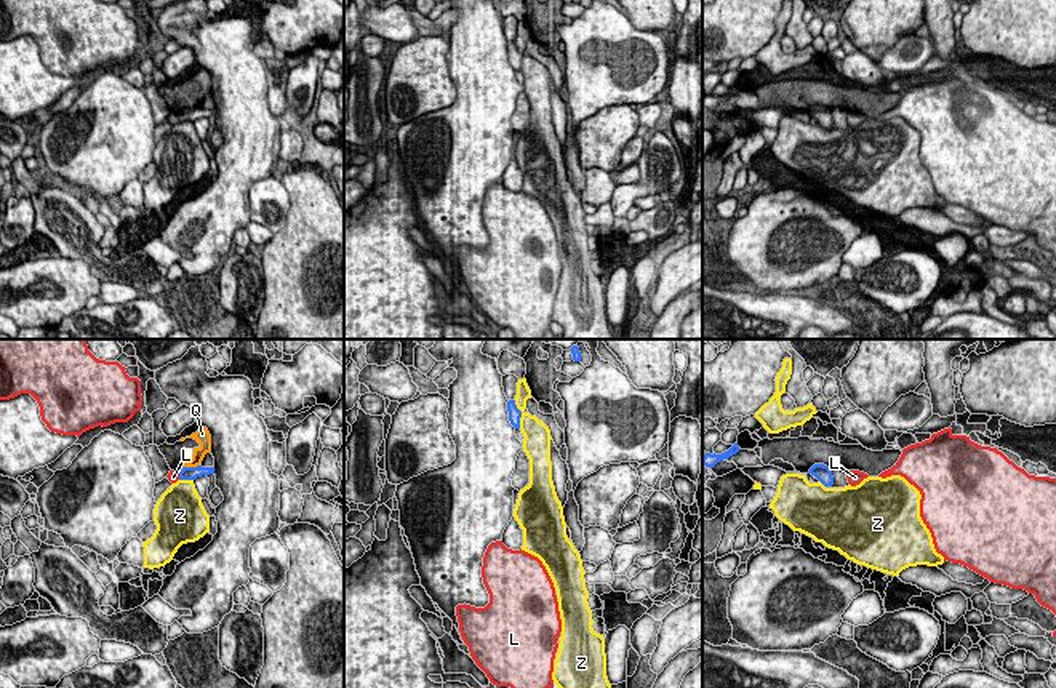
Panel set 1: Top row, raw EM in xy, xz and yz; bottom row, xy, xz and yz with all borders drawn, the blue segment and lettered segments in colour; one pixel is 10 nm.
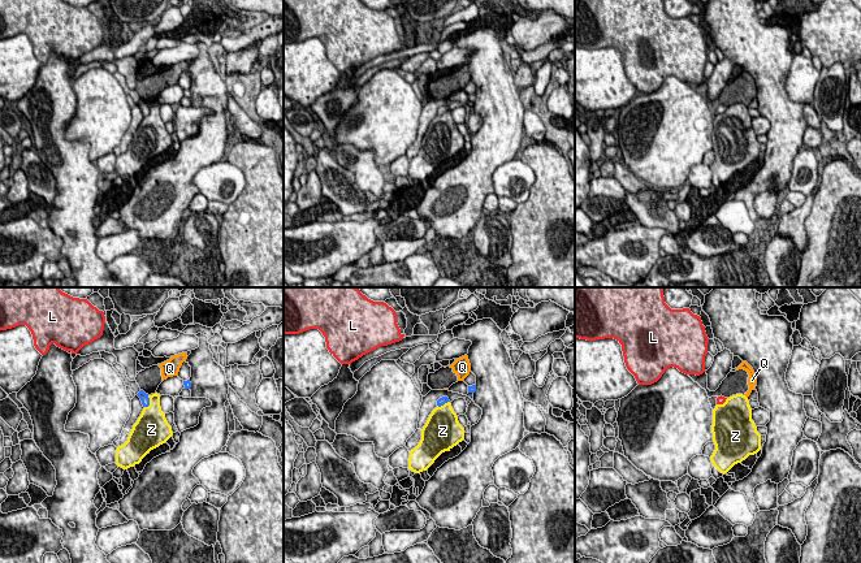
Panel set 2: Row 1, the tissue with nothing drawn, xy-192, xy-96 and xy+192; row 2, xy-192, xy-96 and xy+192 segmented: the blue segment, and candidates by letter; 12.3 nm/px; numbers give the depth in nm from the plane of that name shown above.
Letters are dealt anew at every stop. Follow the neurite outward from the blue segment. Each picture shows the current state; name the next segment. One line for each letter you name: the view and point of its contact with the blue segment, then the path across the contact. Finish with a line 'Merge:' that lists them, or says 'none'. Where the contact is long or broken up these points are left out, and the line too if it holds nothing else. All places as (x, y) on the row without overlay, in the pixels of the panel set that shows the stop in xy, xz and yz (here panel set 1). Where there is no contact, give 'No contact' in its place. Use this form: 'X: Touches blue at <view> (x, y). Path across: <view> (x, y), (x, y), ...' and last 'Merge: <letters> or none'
Merge: none

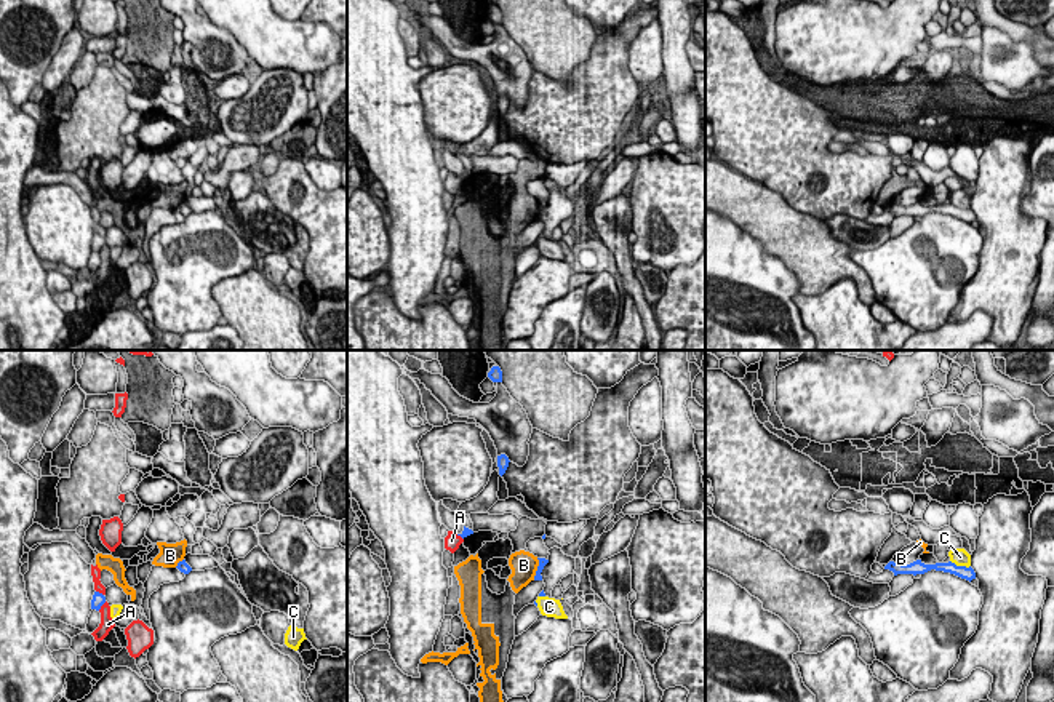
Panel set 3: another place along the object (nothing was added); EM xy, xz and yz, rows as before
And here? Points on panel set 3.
Merge: none

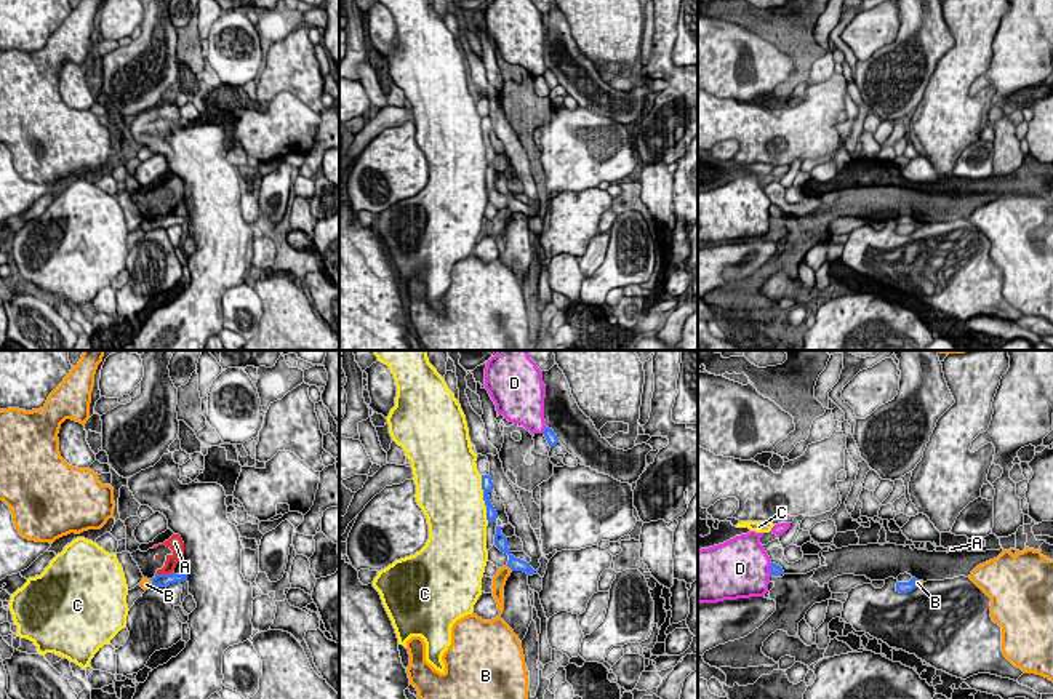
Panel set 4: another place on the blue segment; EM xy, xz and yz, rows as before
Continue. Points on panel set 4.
Merge: none

